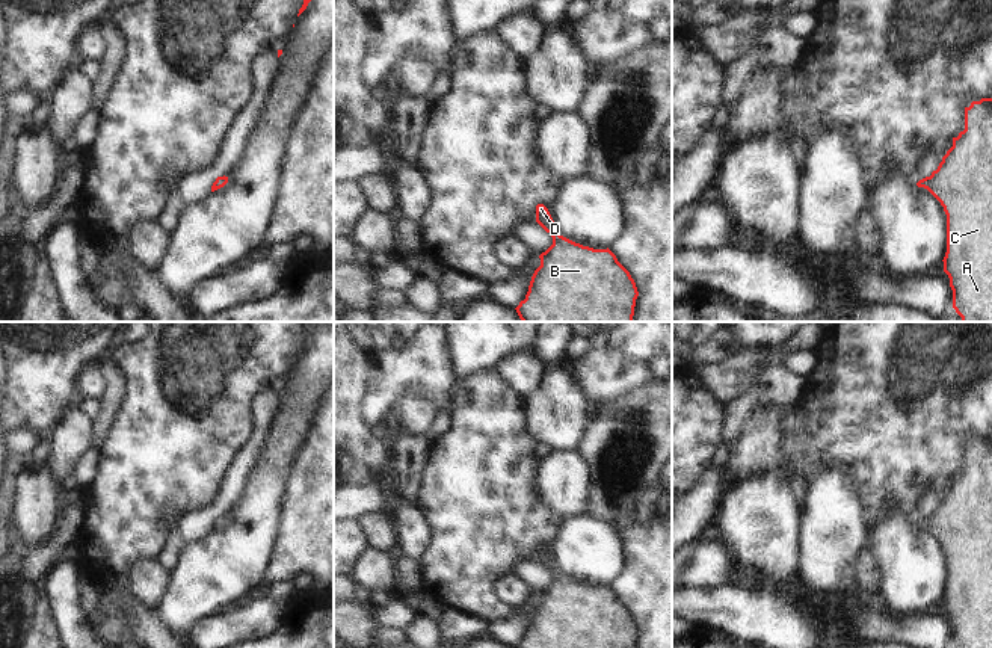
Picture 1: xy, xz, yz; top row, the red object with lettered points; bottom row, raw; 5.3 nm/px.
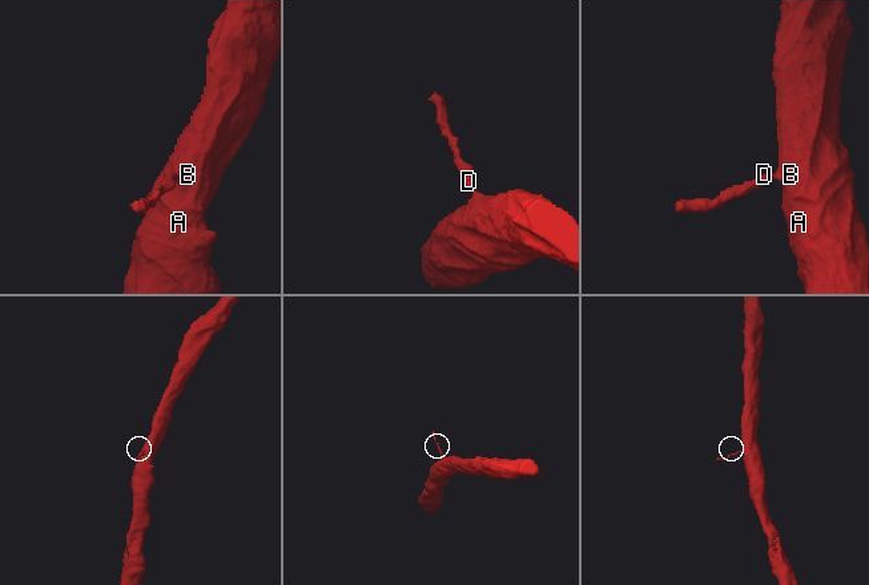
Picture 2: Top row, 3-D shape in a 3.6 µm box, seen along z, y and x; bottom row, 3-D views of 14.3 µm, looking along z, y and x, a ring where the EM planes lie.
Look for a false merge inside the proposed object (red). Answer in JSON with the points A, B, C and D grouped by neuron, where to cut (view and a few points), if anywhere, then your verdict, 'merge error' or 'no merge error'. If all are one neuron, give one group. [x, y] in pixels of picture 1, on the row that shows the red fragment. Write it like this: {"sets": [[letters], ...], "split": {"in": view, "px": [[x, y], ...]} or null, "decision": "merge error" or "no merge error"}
{"sets": [["A", "B", "C", "D"]], "split": null, "decision": "no merge error"}

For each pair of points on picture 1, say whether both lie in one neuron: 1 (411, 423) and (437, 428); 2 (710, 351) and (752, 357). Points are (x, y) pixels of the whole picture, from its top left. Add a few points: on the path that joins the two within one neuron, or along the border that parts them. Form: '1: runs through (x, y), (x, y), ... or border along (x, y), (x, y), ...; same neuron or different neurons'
1: border along (437, 410), (432, 425), (425, 432); different neurons
2: border along (743, 346), (716, 363), (696, 363); different neurons

